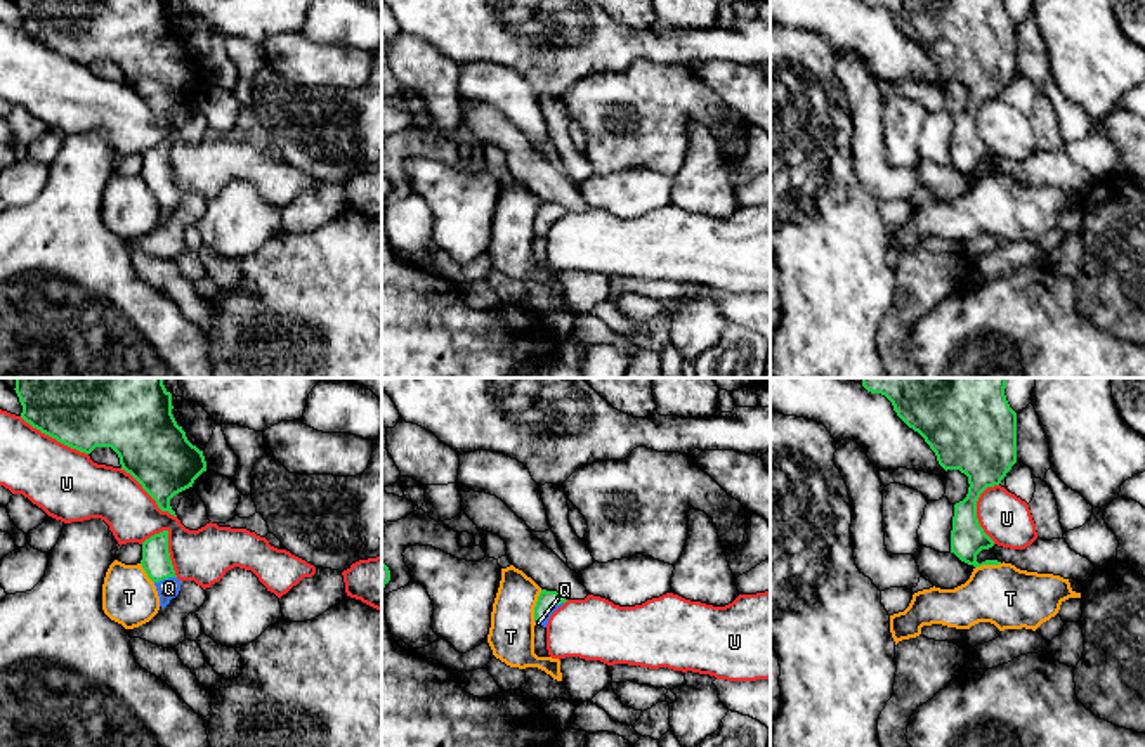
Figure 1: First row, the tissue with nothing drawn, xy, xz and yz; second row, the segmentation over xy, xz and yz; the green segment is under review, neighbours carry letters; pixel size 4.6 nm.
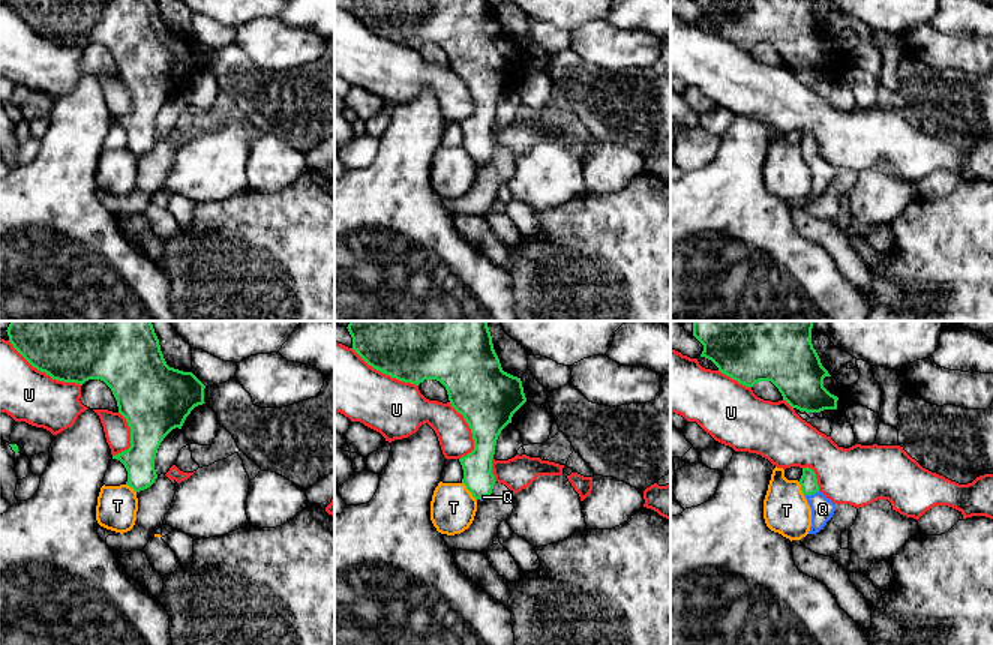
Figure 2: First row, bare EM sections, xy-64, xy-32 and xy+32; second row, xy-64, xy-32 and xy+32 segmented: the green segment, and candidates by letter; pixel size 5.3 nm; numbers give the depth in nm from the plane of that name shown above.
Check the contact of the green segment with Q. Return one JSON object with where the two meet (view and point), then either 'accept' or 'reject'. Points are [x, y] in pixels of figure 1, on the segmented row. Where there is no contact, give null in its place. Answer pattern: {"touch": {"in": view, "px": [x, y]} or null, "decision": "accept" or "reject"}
{"touch": {"in": "xy", "px": [165, 578]}, "decision": "accept"}

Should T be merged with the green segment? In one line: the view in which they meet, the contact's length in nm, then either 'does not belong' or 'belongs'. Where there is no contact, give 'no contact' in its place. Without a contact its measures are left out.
xz | 150 nm | does not belong

